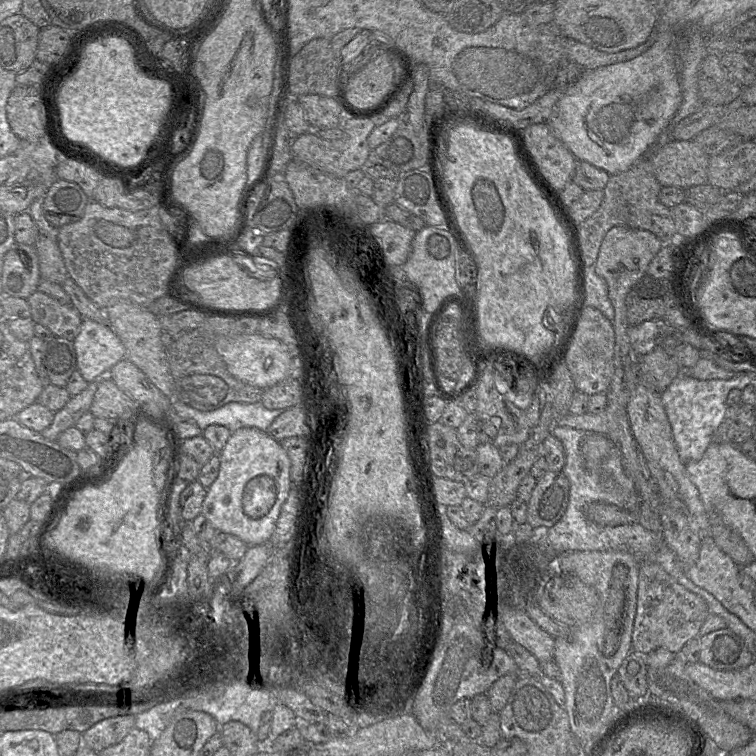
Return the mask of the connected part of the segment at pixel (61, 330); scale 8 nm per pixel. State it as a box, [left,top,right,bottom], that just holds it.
[27,291,82,341]

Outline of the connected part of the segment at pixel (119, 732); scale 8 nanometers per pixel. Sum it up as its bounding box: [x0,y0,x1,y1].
[82,714,135,752]

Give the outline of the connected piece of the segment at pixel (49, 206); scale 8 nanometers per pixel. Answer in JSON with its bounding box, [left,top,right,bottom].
[43,179,88,228]

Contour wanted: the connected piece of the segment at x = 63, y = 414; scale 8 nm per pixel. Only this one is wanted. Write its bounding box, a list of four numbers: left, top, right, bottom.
[39,381,99,441]

